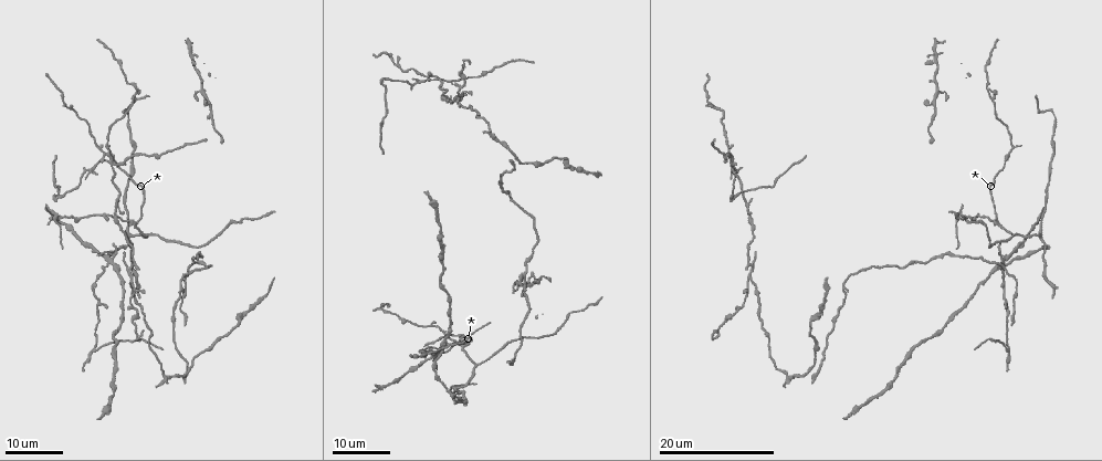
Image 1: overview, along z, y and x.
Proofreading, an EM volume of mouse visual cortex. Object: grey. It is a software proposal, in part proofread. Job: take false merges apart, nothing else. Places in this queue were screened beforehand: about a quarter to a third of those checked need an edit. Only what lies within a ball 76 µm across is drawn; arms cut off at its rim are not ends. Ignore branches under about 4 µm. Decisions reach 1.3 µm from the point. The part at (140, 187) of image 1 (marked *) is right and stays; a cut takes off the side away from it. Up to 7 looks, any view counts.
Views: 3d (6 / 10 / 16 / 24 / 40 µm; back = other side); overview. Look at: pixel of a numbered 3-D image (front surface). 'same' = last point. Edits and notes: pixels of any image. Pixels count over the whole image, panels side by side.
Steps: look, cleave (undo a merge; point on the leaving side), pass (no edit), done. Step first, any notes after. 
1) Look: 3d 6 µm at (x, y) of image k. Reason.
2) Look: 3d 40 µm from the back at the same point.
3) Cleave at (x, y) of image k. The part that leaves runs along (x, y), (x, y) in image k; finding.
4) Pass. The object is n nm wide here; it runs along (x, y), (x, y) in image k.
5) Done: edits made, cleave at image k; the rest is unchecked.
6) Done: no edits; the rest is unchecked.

Look: 3d 24 µm at (997, 225) of image 1. Arms part here.

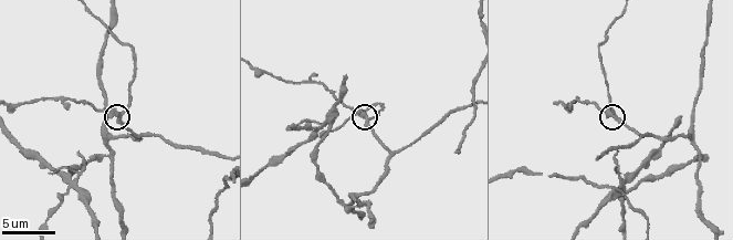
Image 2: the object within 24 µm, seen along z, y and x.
Look: 3d 6 µm at (364, 117) of image 2. Zoom in.

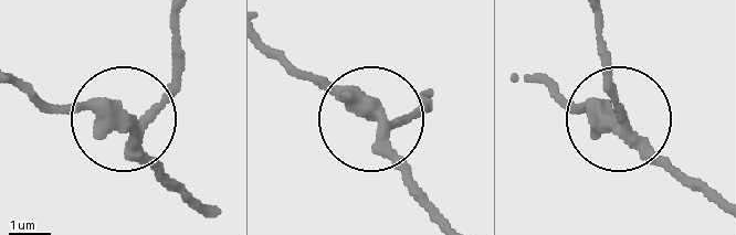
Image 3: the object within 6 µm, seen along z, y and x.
Pass. The object is 340 nm wide here; it runs along (179, 13), (172, 87), (144, 115), (42, 102) in image 3; continuous, no second cell.

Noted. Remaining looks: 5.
Look: 3d 16 µm at (698, 158) of image 2. Three-way junction.

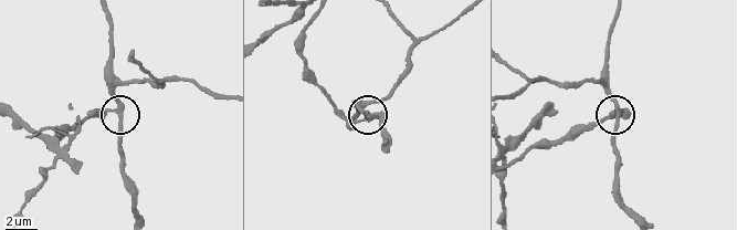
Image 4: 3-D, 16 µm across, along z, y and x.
Cleave at (86, 118) of image 4. The object is 260 nm wide here; the part that leaves runs along (349, 119), (319, 85), (303, 53), (303, 34), (315, 10) in image 4; a second cell is stuck on.

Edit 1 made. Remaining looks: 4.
Look: overview. Redraw.

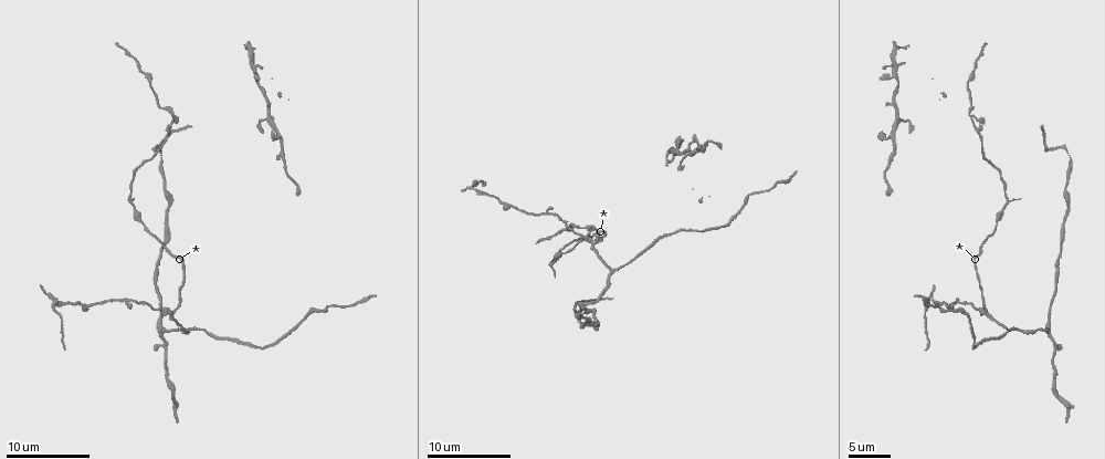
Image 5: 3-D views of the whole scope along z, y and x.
Look: 3d 10 µm at (894, 117) of image 5. Two arms in line, one across.

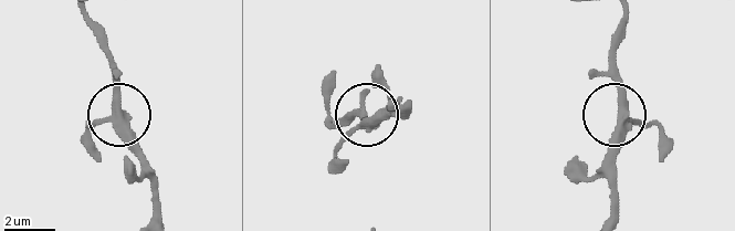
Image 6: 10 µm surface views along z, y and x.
Look: 3d 10 µm from the back at (118, 108) of image 6.

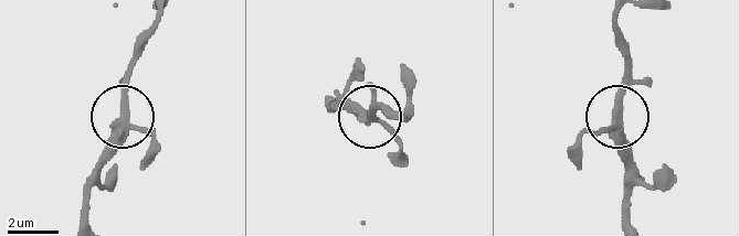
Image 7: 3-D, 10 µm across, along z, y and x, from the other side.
Pass. The object is 320 nm wide here; continuous, no second cell.

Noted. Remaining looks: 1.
Look: 3d 10 µm at (176, 117) of image 5.

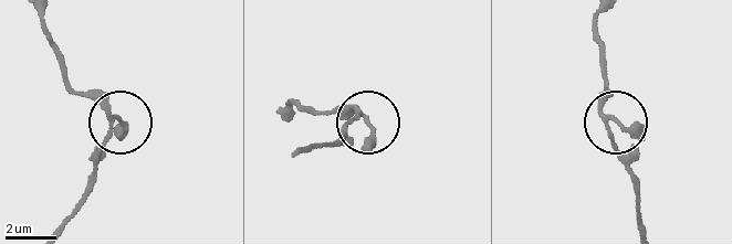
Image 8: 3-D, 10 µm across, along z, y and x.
Pass. It runs along (642, 224), (631, 167), (600, 110), (604, 81) in image 8; one cell here.

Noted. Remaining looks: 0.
Done: edits made, cleave at image 4; the rest is unchecked.

